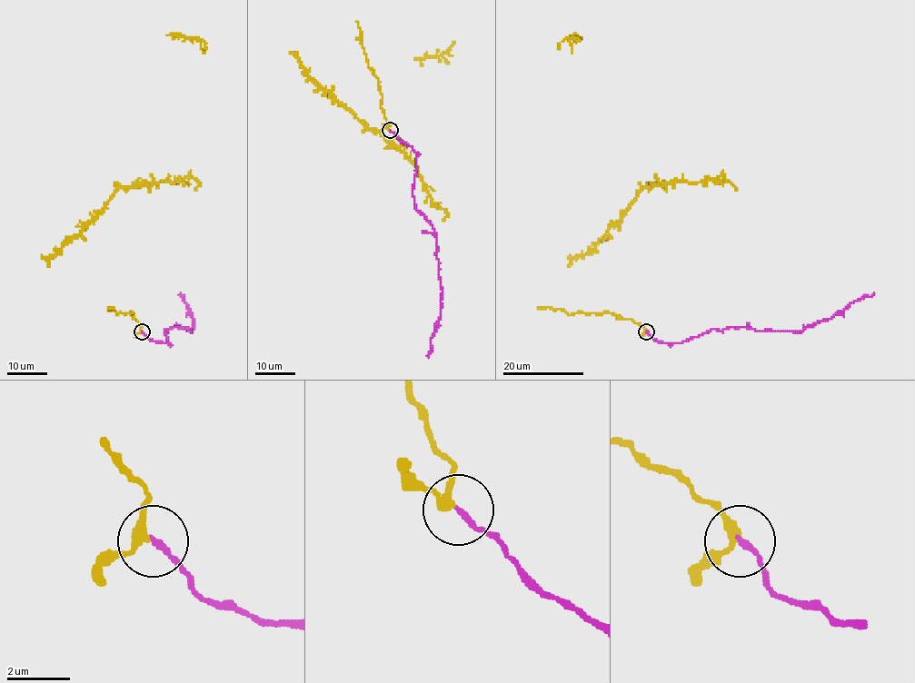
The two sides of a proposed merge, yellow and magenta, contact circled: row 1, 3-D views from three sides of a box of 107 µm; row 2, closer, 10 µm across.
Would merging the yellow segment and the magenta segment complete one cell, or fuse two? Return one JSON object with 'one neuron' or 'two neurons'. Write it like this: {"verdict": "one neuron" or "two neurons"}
{"verdict": "one neuron"}

